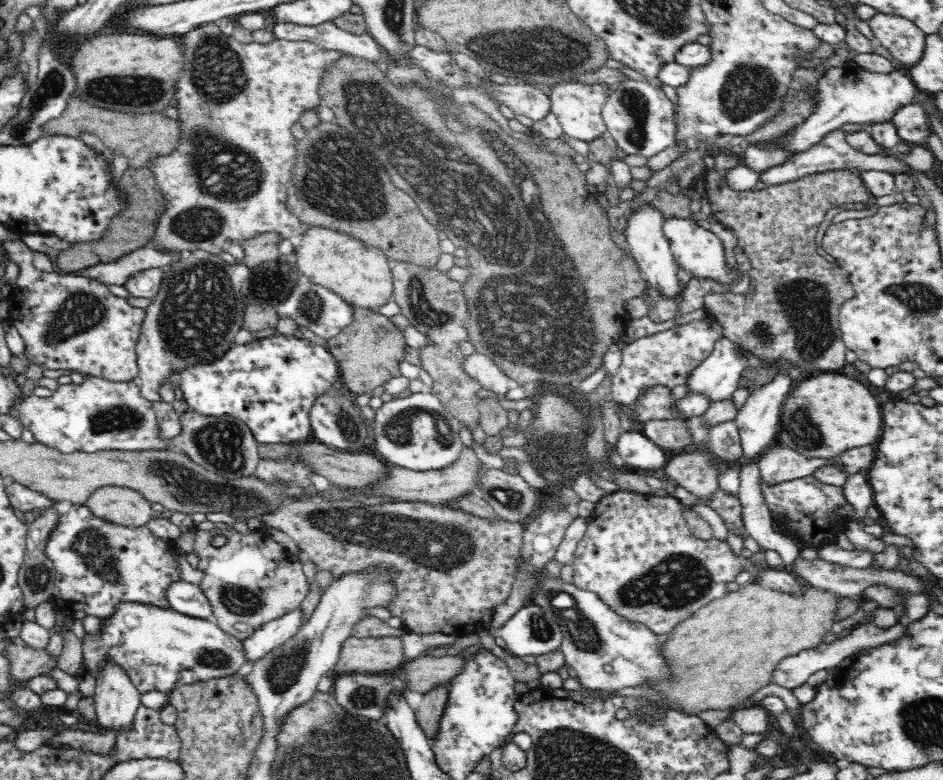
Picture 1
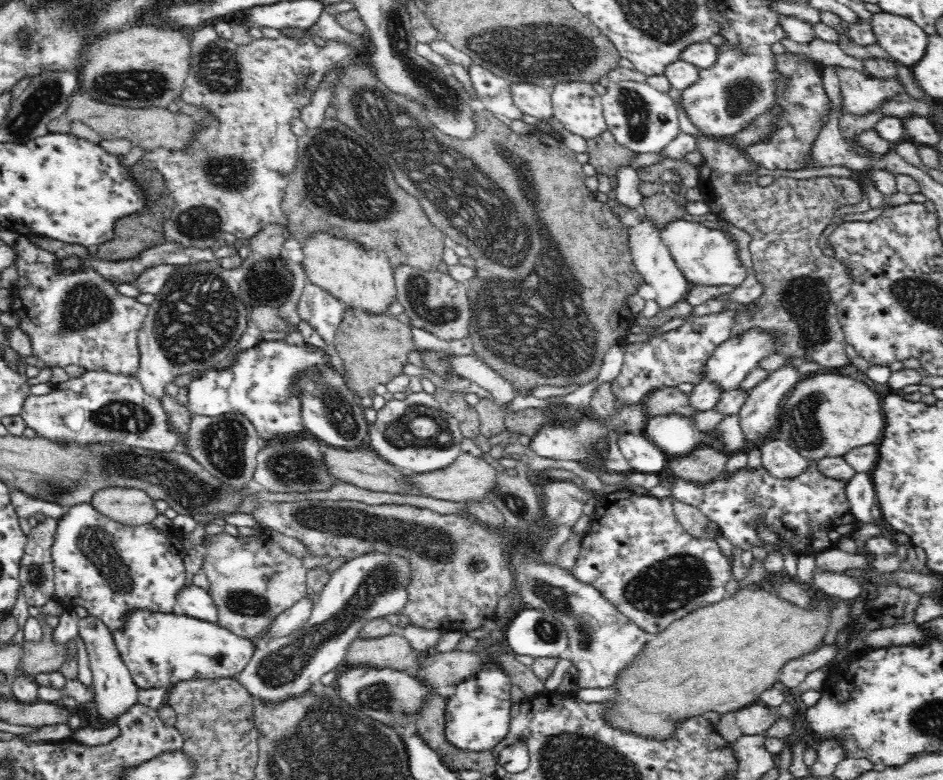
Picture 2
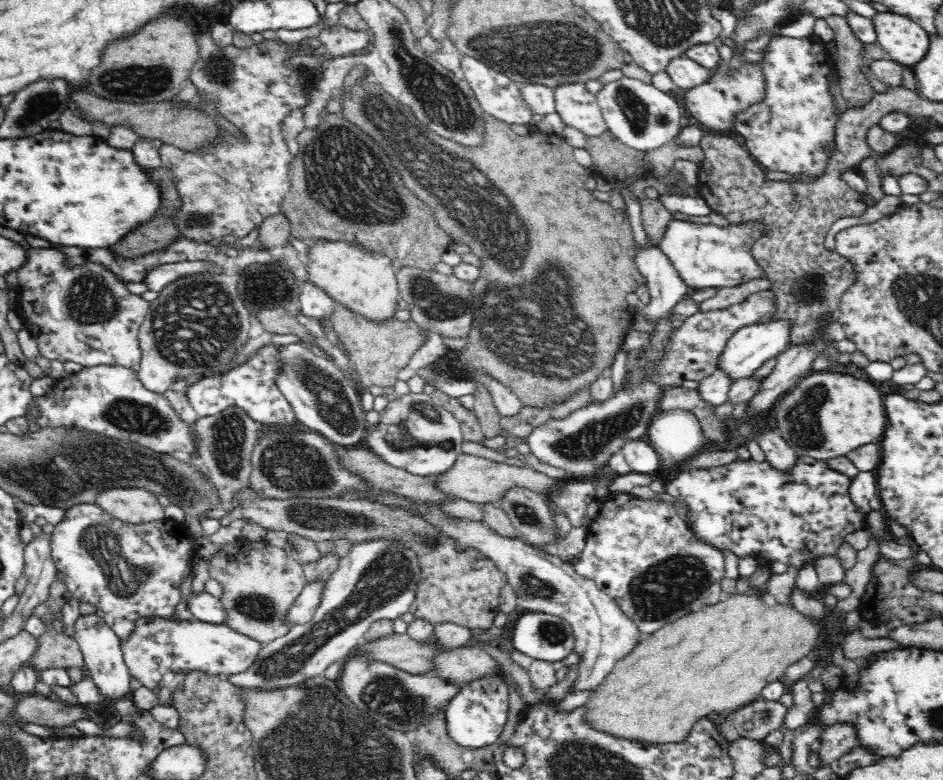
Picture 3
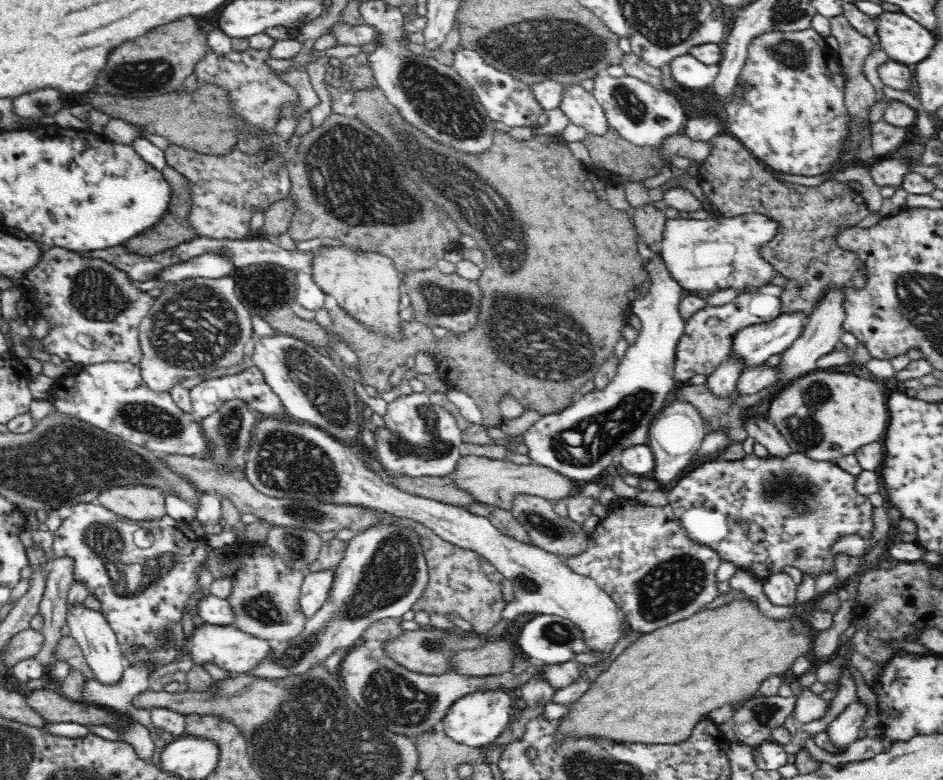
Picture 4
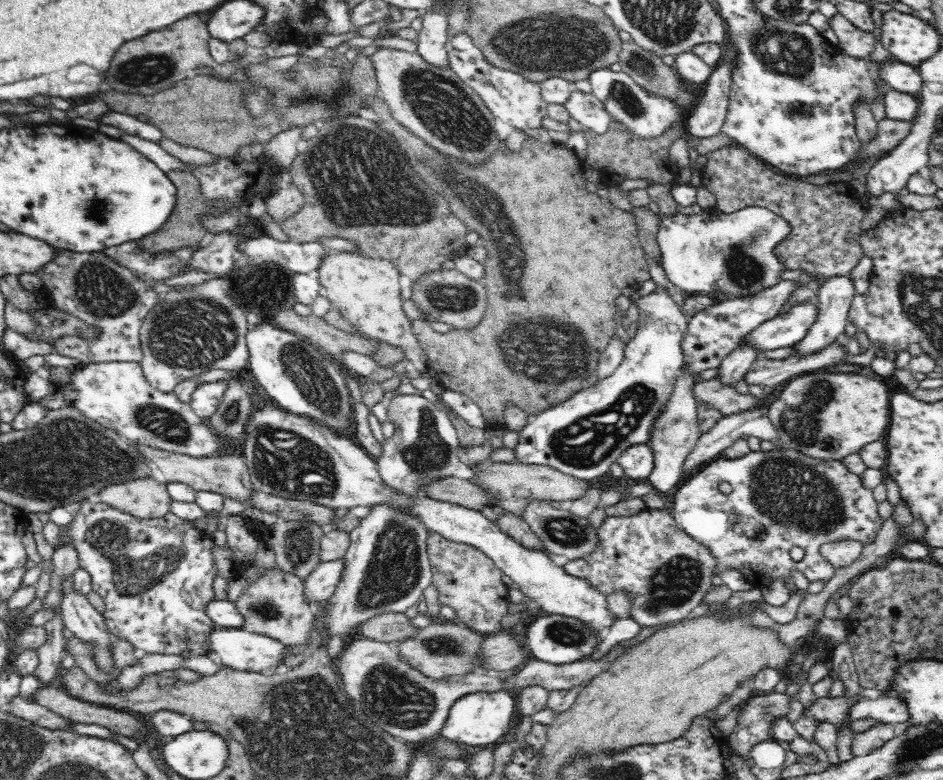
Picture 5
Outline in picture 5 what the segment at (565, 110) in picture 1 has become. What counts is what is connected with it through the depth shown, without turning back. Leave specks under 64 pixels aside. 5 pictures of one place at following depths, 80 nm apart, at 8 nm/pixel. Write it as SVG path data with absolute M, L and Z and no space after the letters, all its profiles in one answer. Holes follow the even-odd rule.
M574 89L568 103L565 104L570 115L588 130L602 134L608 130L612 122L612 115L593 93L586 94Z

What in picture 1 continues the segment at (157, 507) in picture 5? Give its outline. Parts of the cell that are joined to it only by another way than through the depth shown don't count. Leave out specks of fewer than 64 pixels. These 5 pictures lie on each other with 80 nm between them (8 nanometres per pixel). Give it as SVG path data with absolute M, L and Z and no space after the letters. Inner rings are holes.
M126 487L99 488L85 506L103 520L133 527L148 525L155 514L151 502L140 491Z

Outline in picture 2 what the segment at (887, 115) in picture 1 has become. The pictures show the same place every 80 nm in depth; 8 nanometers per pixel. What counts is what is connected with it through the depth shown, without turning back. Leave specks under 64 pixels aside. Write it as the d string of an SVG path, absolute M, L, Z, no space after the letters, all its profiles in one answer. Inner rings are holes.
M838 68L836 74L840 80L844 113L861 115L873 111L888 96L906 92L905 87L897 78L890 81L878 80L854 69L844 68Z

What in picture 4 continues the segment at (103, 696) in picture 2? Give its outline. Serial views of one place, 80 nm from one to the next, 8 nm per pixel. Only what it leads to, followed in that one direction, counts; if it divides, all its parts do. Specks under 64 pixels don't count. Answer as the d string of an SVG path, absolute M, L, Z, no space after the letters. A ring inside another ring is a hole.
M82 601L67 603L66 622L71 630L71 637L81 645L86 661L96 675L96 680L102 683L115 683L122 676L126 662L122 658L123 648L120 647L116 634L101 611L84 606Z

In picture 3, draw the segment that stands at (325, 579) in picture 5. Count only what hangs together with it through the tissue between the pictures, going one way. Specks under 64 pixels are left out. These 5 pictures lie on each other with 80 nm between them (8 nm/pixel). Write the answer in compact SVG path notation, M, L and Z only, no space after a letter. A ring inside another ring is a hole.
M307 580L306 586L295 600L293 607L289 610L290 624L304 624L308 622L316 612L327 582L325 580Z

